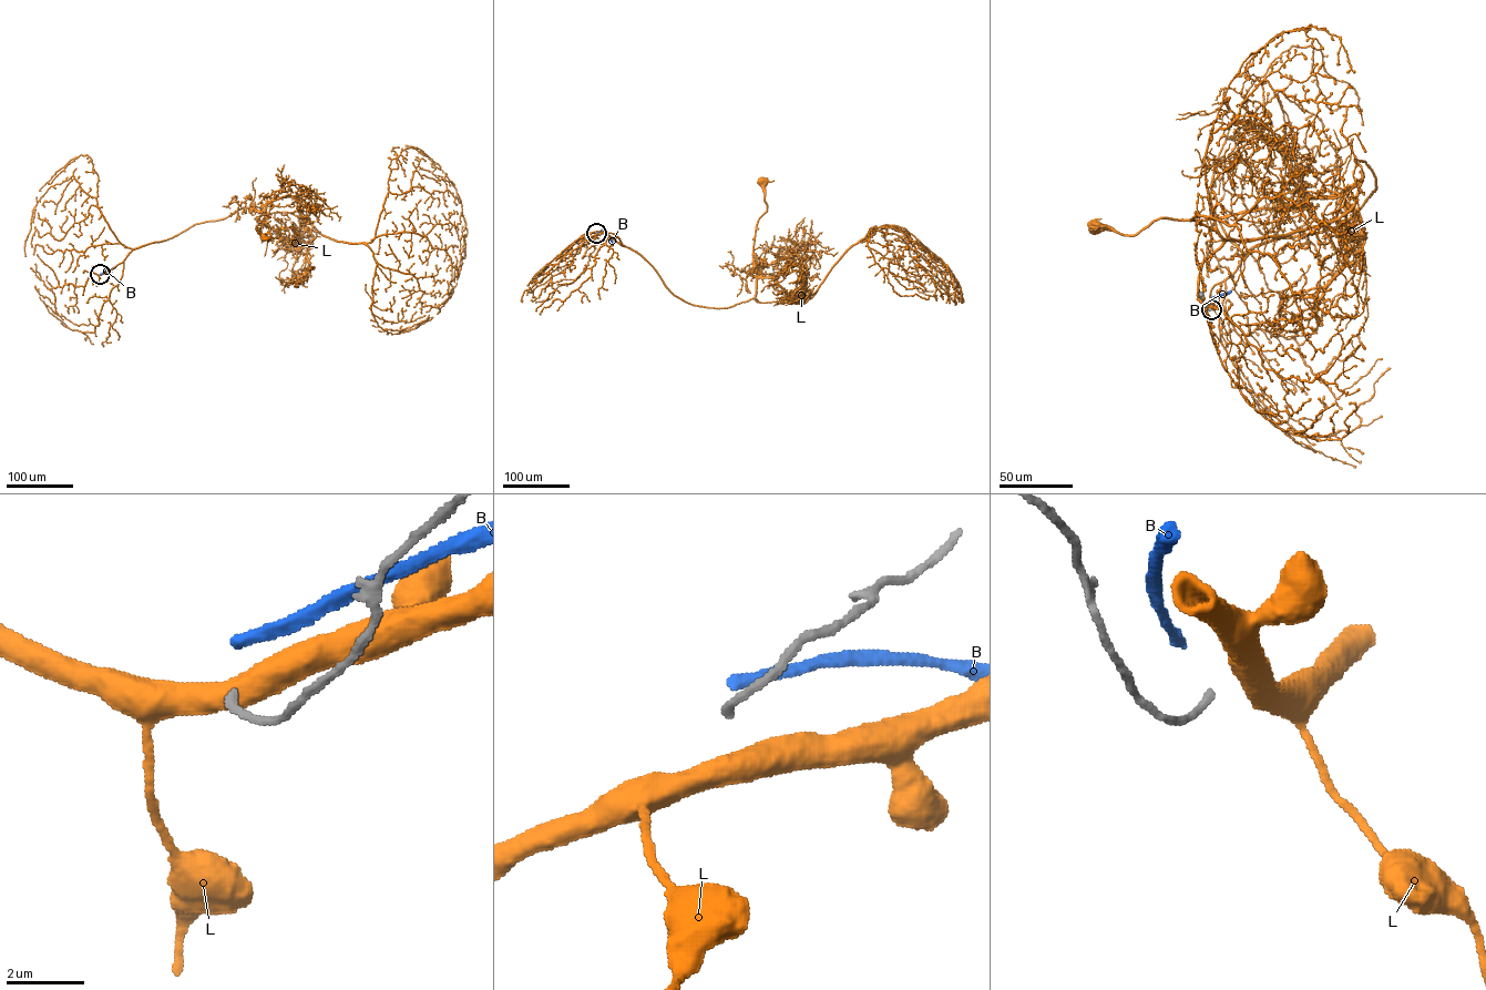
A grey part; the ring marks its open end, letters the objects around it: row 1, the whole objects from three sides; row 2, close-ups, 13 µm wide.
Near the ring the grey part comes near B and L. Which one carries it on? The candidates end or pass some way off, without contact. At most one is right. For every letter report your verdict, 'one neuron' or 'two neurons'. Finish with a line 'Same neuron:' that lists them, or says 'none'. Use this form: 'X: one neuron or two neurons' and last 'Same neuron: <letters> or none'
B: two neurons
L: two neurons
Same neuron: none

